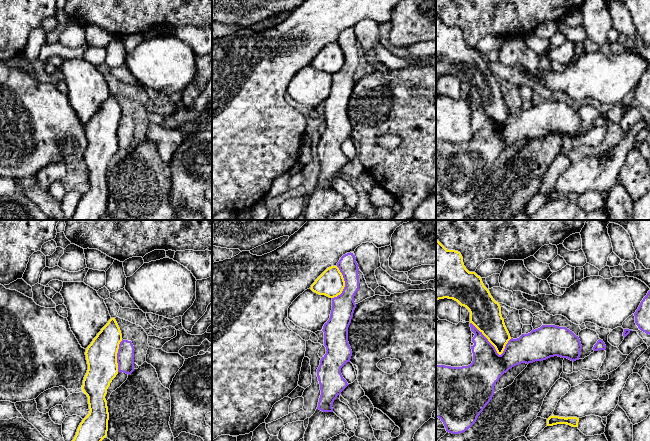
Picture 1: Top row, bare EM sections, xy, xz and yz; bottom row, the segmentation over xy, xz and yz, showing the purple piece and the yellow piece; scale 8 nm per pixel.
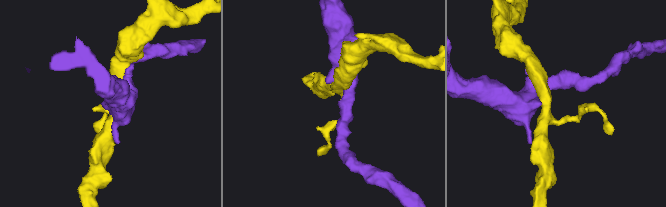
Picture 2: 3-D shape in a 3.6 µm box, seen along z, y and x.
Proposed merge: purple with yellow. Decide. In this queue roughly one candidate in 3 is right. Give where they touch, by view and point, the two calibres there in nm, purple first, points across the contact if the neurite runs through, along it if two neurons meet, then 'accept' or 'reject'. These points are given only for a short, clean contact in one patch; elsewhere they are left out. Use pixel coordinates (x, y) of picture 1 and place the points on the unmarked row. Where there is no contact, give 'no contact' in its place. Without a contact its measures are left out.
contact yz (487, 116); calibres 260 and 260 nm; reject

